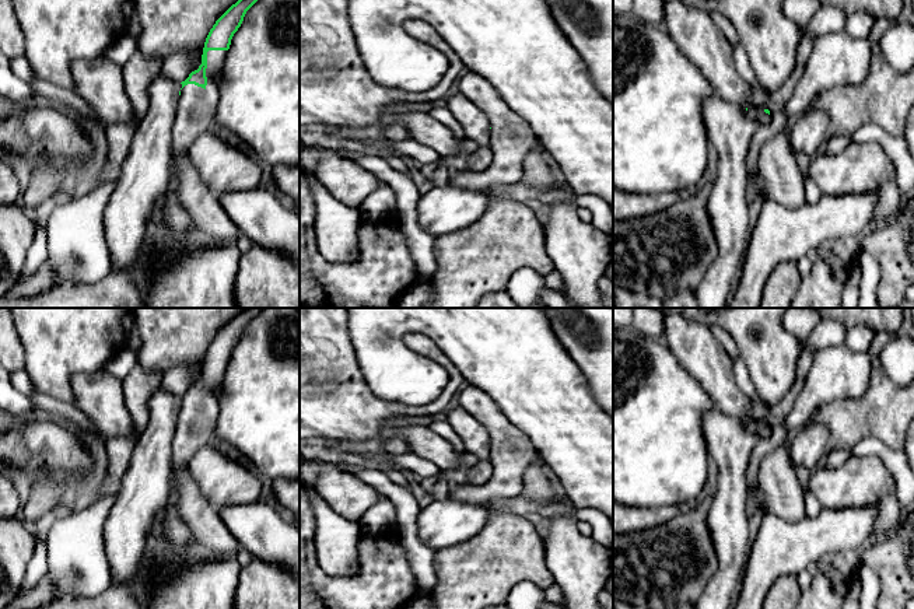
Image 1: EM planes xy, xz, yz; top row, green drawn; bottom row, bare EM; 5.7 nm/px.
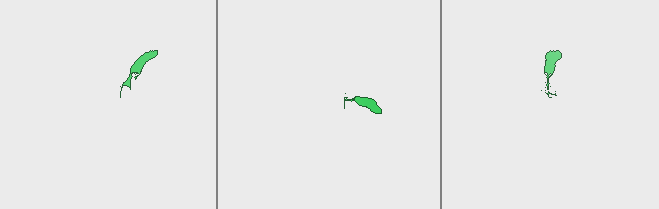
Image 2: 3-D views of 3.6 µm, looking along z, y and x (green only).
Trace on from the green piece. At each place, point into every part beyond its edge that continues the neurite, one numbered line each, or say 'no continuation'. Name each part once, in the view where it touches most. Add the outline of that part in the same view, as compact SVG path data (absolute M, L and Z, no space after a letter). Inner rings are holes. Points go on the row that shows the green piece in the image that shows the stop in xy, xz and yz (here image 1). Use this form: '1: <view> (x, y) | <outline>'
1: xy (196, 107) | M227 50L207 52L207 85L204 88L188 84L178 97L178 112L172 126L172 164L171 182L165 197L157 207L155 217L164 221L167 228L165 248L168 252L182 252L193 220L179 199L179 167L178 160L193 141L209 132L214 125L218 87L213 76L221 69Z

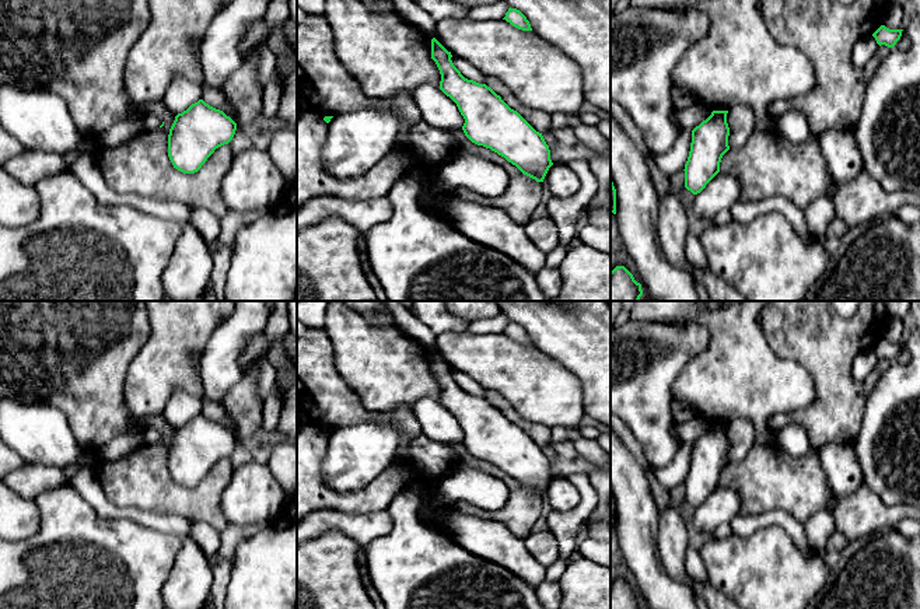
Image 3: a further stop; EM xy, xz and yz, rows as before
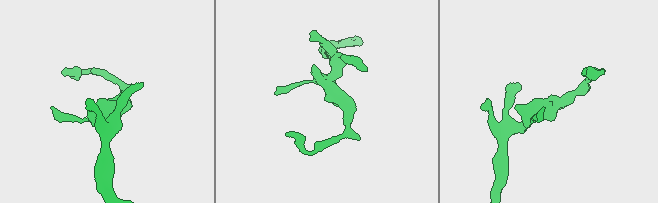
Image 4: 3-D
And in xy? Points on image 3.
1: xy (151, 122) | M148 113L144 116L144 130L154 132L162 125L162 118L157 113Z

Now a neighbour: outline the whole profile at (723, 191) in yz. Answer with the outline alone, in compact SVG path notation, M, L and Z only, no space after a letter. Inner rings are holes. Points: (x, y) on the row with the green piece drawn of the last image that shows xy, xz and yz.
M718 172L706 188L695 196L696 217L711 221L721 210L730 210L739 202L741 181L732 174Z

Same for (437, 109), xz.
M426 83L417 87L412 95L419 106L420 118L426 123L437 129L462 129L464 116L456 104L440 87Z

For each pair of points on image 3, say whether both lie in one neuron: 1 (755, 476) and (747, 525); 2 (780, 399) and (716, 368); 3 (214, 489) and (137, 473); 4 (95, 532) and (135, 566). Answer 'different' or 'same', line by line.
1: different
2: same
3: same
4: same

